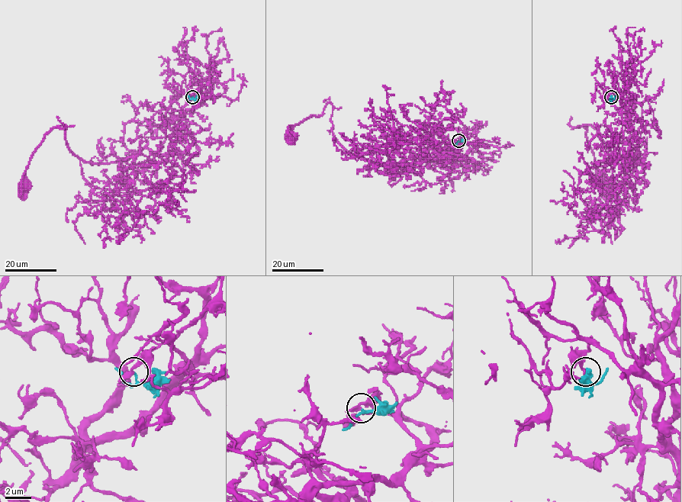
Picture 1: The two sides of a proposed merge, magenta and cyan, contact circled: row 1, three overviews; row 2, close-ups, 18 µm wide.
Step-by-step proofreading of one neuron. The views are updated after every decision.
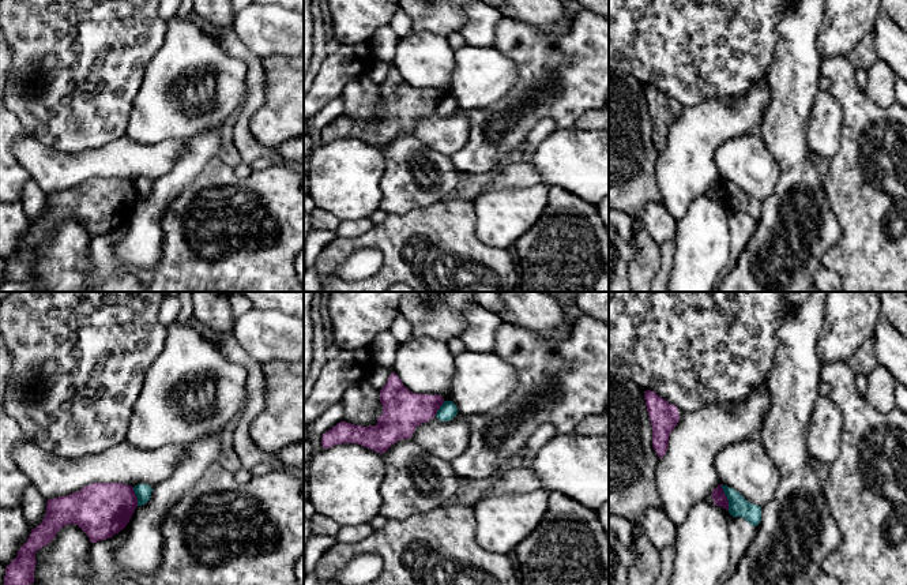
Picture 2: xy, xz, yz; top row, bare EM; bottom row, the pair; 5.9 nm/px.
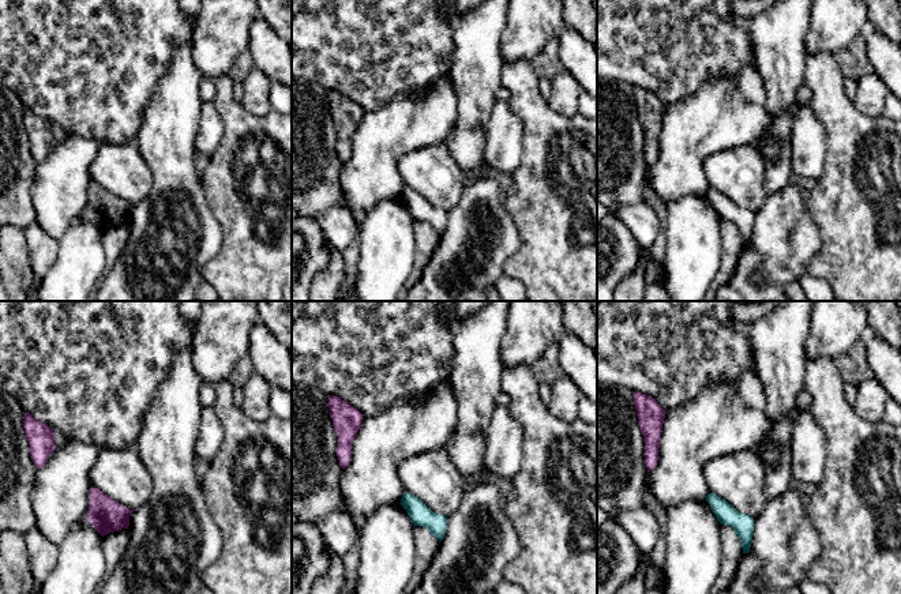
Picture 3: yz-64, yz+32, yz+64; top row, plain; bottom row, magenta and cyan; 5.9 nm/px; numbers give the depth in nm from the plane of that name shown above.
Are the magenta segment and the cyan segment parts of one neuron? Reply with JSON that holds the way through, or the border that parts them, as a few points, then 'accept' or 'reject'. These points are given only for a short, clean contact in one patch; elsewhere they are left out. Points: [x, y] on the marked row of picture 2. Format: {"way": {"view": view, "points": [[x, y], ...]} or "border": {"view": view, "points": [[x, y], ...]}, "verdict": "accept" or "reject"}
{"border": {"view": "yz", "points": [[721, 484], [729, 510]]}, "verdict": "reject"}

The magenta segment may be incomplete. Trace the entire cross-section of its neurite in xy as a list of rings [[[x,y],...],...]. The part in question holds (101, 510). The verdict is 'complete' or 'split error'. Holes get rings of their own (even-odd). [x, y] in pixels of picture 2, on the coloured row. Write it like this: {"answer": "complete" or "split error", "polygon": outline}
{"answer": "complete", "polygon": [[[93,483],[67,496],[48,499],[45,518],[37,528],[31,529],[16,558],[5,566],[4,585],[31,585],[37,565],[35,552],[49,544],[63,526],[78,525],[94,544],[123,530],[136,507],[138,498],[133,487],[121,483]]]}

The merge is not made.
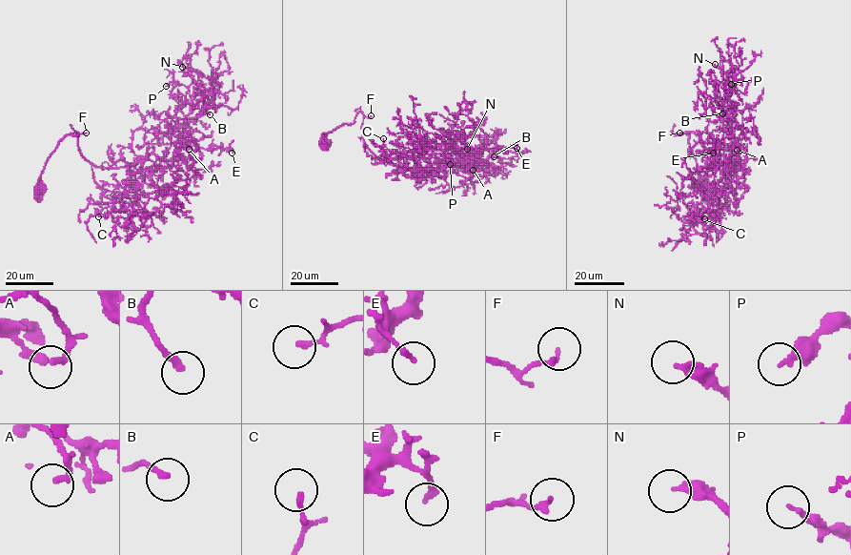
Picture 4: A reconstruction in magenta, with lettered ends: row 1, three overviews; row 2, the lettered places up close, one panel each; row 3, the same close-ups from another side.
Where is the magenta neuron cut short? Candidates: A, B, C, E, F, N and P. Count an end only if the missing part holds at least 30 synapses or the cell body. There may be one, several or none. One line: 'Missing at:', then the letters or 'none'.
Missing at: B

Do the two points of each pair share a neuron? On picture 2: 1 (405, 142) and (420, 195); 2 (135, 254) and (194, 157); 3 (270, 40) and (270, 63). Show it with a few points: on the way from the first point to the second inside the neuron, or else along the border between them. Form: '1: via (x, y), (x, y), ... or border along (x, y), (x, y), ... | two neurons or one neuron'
1: via (405, 156), (406, 171), (413, 182) | one neuron
2: via (143, 229), (147, 213), (174, 182) | one neuron
3: border along (289, 55), (267, 55), (262, 59) | two neurons

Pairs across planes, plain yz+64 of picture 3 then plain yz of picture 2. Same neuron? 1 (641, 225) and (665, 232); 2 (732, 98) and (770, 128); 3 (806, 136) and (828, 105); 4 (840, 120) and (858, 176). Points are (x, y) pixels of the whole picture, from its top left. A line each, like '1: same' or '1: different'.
1: same
2: different
3: same
4: same

